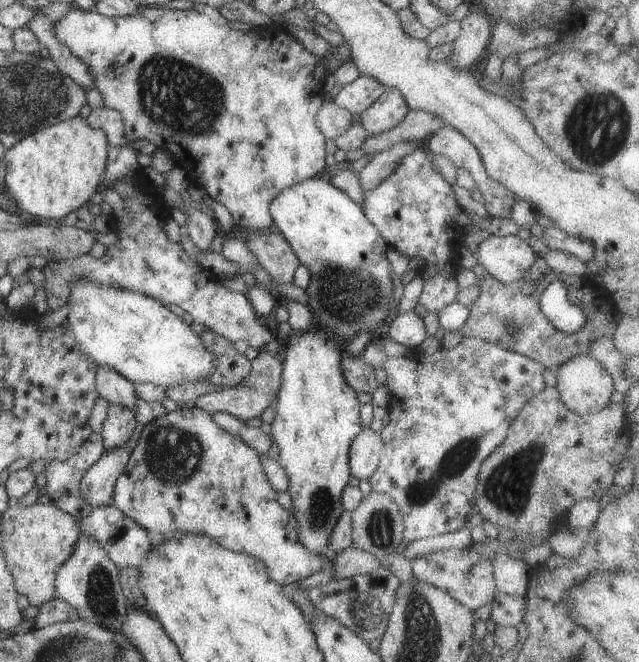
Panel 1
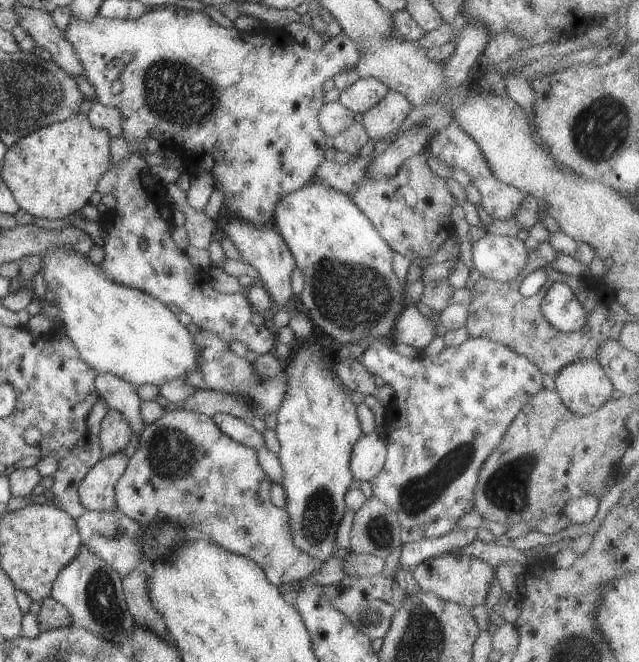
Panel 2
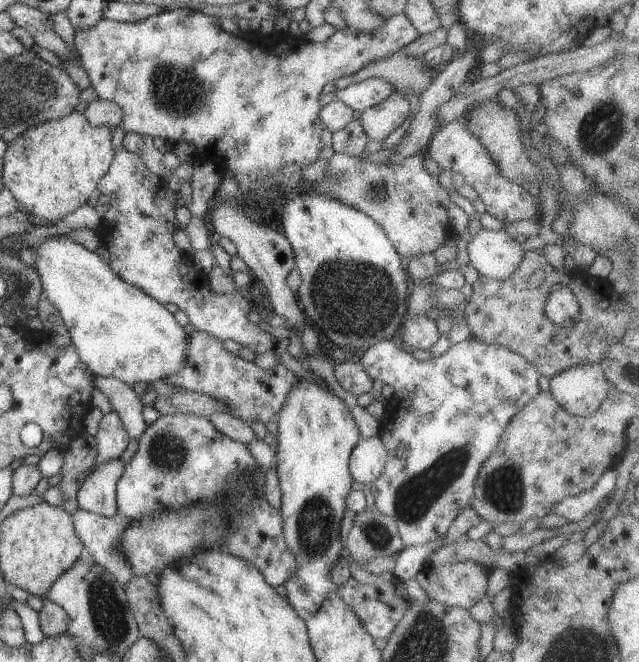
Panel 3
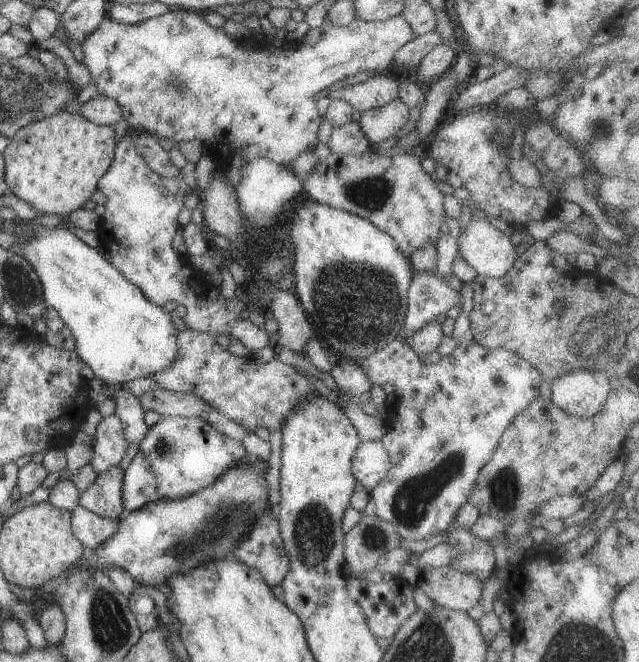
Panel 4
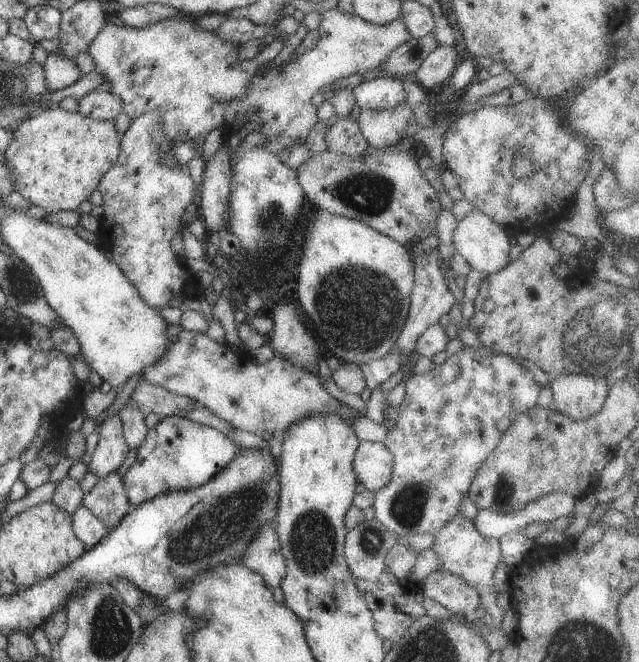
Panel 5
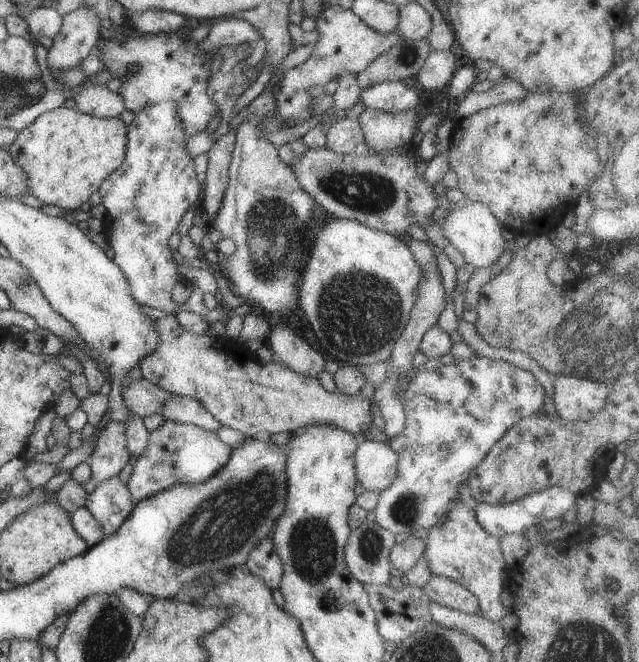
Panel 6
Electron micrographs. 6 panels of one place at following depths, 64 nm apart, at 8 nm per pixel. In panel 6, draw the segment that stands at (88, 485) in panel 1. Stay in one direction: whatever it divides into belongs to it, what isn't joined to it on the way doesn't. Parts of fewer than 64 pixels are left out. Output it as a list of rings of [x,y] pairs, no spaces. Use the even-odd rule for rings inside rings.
[[[118,476],[97,484],[84,505],[100,522],[105,536],[112,536],[135,506],[128,487]]]

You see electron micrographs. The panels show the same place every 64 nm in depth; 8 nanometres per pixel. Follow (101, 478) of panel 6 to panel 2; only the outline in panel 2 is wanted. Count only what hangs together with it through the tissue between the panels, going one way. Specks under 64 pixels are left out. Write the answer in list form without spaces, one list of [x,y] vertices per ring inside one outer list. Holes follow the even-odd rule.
[[[110,409],[102,420],[101,431],[98,435],[103,458],[125,450],[133,434],[134,432],[130,428],[130,424],[124,420],[122,412]]]

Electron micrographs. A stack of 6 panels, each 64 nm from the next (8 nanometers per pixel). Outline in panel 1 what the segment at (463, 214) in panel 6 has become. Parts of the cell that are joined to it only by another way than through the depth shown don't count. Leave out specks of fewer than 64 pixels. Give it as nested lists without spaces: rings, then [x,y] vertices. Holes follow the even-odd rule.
[[[491,235],[478,246],[477,262],[502,284],[512,284],[524,276],[538,254],[518,235]]]

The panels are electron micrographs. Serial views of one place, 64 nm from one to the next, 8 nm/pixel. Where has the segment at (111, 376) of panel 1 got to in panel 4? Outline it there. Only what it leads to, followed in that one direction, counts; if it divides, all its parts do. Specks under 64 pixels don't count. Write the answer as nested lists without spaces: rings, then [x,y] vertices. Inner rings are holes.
[[[103,384],[106,394],[112,396],[116,403],[115,414],[120,418],[124,434],[129,443],[140,444],[148,434],[149,426],[145,421],[145,410],[140,400],[122,384]]]

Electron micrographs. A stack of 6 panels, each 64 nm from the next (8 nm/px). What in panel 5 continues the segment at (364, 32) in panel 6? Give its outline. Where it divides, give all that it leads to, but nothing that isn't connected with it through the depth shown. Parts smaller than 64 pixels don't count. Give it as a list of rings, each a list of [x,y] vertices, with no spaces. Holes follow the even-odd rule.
[[[336,8],[323,10],[322,22],[318,27],[318,42],[312,49],[306,50],[296,59],[282,62],[276,68],[270,69],[270,62],[264,64],[252,78],[248,78],[244,96],[236,94],[230,102],[216,102],[208,90],[208,78],[210,74],[218,74],[216,70],[220,68],[228,70],[230,64],[236,64],[240,50],[238,45],[234,46],[221,39],[215,32],[200,28],[198,23],[197,18],[186,18],[181,14],[176,18],[166,18],[140,29],[130,28],[116,20],[108,20],[102,30],[96,34],[96,38],[92,40],[86,52],[94,60],[94,71],[103,77],[103,82],[109,83],[108,92],[120,96],[124,114],[128,114],[132,120],[140,118],[146,112],[162,108],[162,122],[164,122],[166,136],[175,143],[181,144],[199,136],[206,136],[216,129],[223,130],[222,135],[226,140],[233,132],[237,132],[231,129],[233,118],[248,117],[248,123],[255,122],[260,126],[256,132],[264,136],[264,148],[270,150],[272,154],[278,154],[284,150],[291,152],[294,145],[305,144],[320,120],[316,115],[317,107],[312,103],[314,94],[322,88],[330,89],[331,84],[347,76],[356,73],[363,75],[368,70],[378,68],[392,54],[392,50],[396,50],[410,37],[400,17],[390,24],[380,26],[362,20],[356,15],[344,14]]]

